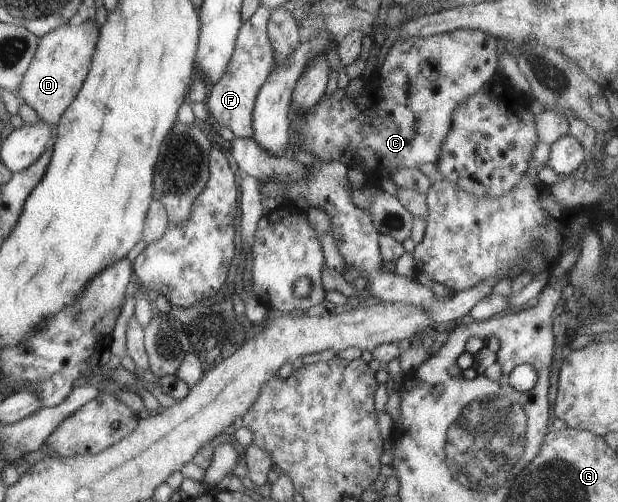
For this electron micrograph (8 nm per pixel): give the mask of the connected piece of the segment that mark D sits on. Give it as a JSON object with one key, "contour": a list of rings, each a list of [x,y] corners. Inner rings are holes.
{"contour":[[[73,19],[38,38],[16,96],[44,123],[56,126],[64,110],[73,102],[89,70],[98,34],[97,25],[92,20]]]}

